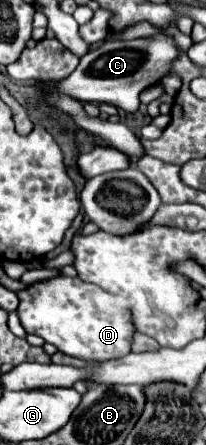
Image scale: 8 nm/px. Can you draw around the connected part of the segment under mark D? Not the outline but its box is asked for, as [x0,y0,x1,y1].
[17,277,135,361]

